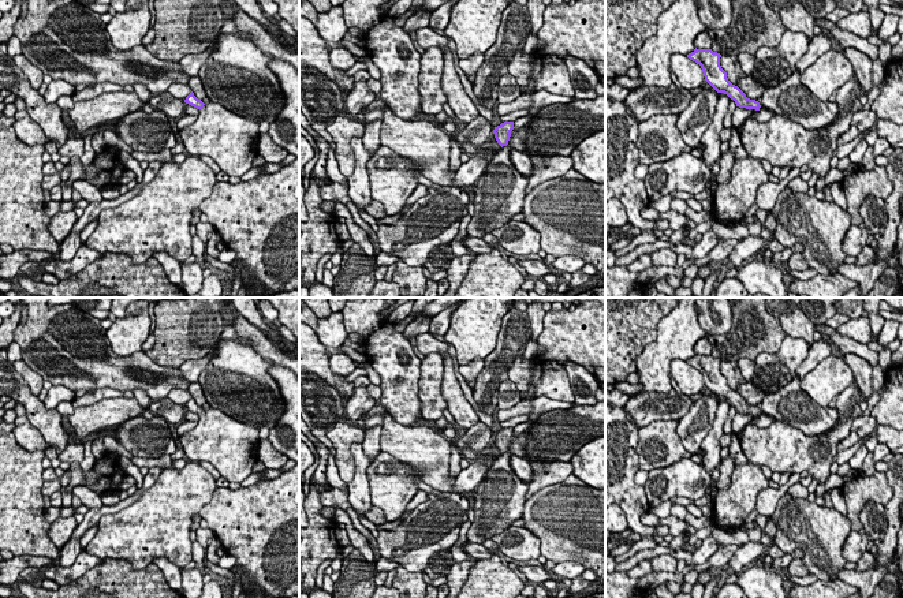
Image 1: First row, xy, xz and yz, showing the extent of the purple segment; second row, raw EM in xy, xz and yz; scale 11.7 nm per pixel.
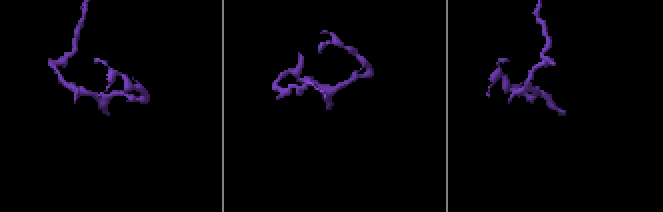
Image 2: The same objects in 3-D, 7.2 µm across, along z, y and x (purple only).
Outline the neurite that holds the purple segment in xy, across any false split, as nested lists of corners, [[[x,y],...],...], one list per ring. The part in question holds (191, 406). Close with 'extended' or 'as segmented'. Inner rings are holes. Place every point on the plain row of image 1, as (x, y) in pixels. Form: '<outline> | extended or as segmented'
[[[191,397],[186,410],[198,415],[197,426],[179,436],[190,461],[209,461],[228,482],[243,482],[258,460],[258,427],[239,422],[217,408],[204,410]]] | extended

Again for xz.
[[[530,426],[526,431],[516,436],[514,427],[504,427],[495,433],[493,440],[501,453],[510,451],[512,455],[526,459],[525,445],[529,430]]] | extended

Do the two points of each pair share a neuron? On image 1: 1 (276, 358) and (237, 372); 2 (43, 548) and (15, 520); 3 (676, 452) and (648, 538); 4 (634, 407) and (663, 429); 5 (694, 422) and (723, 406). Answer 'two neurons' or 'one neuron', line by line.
1: two neurons
2: one neuron
3: two neurons
4: two neurons
5: two neurons

